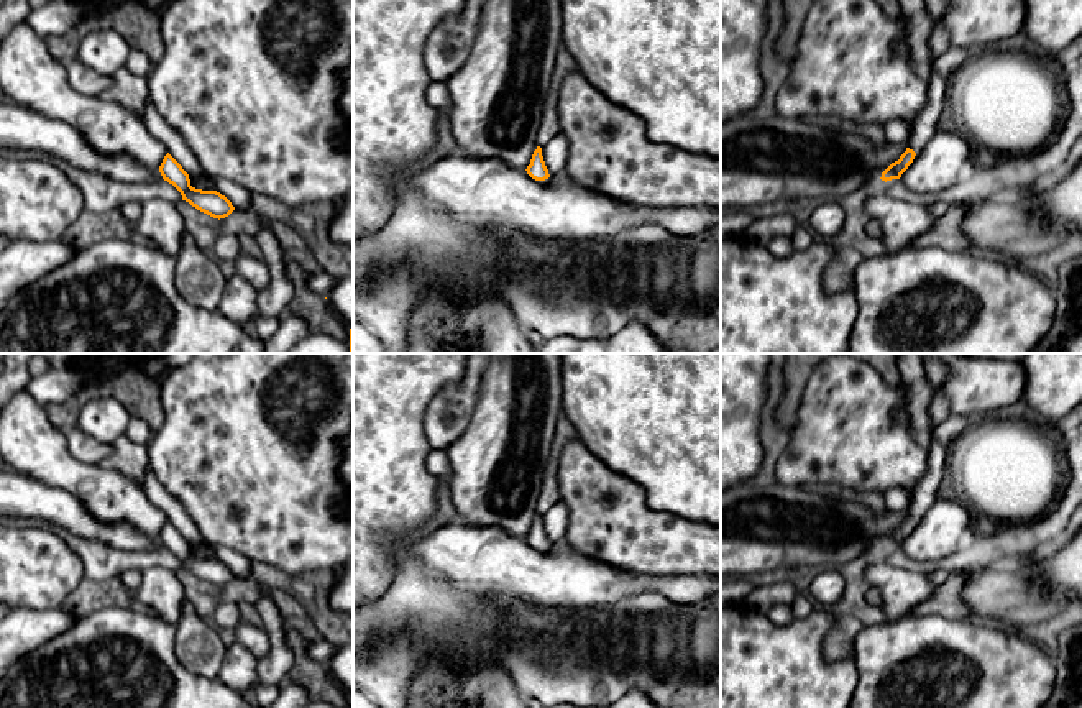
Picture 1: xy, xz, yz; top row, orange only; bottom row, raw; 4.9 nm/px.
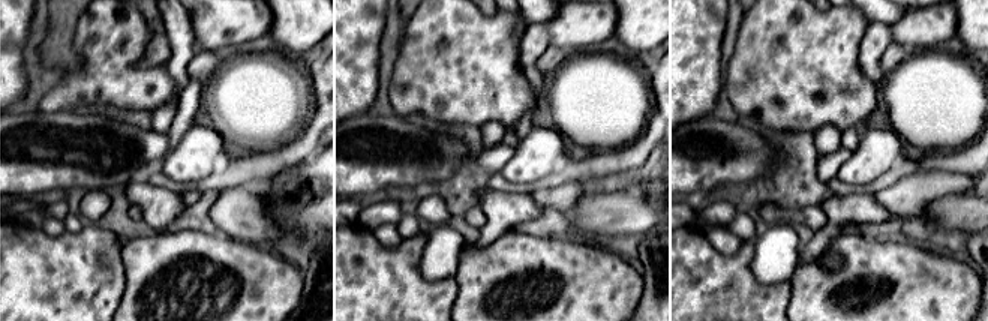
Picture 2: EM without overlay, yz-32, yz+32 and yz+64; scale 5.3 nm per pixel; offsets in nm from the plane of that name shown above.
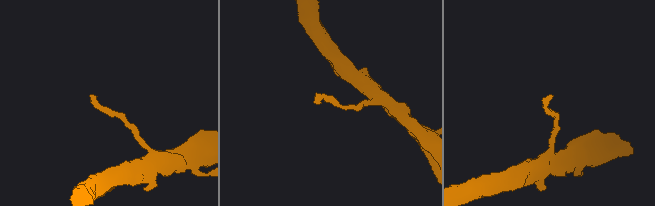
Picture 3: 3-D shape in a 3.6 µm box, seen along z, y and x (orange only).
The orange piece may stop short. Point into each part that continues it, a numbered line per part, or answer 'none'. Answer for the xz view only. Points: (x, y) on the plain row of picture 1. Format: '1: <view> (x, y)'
none

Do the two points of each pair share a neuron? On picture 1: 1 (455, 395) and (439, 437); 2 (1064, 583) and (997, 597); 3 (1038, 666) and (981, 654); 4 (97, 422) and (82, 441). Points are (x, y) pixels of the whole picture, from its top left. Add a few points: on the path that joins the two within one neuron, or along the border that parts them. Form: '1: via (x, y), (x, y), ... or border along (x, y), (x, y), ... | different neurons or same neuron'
1: via (455, 404), (444, 427) | same neuron
2: border along (1022, 570), (1064, 603) | different neurons
3: via (1023, 666), (995, 666) | same neuron
4: border along (77, 427), (112, 445) | different neurons

